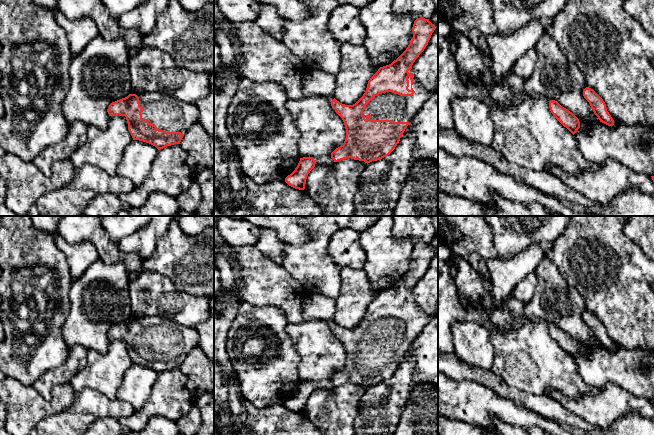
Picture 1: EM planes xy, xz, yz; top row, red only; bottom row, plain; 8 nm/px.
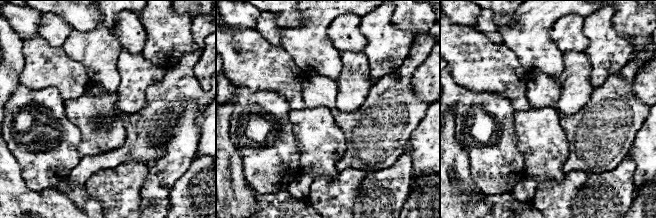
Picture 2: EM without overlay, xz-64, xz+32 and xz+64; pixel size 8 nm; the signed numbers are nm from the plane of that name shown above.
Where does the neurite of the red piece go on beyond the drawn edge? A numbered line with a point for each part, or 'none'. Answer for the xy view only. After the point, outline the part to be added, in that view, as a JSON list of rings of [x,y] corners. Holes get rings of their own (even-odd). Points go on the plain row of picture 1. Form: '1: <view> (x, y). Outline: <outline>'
1: xy (167, 337). Outline: [[[144,316],[136,318],[139,321],[140,330],[144,333],[142,343],[148,343],[149,347],[159,354],[166,356],[185,357],[198,345],[199,335],[195,327],[187,327],[159,316]]]

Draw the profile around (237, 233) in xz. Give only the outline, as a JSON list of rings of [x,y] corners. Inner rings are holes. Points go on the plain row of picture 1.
[[[219,216],[218,231],[222,238],[233,248],[254,247],[261,229],[245,219]]]

